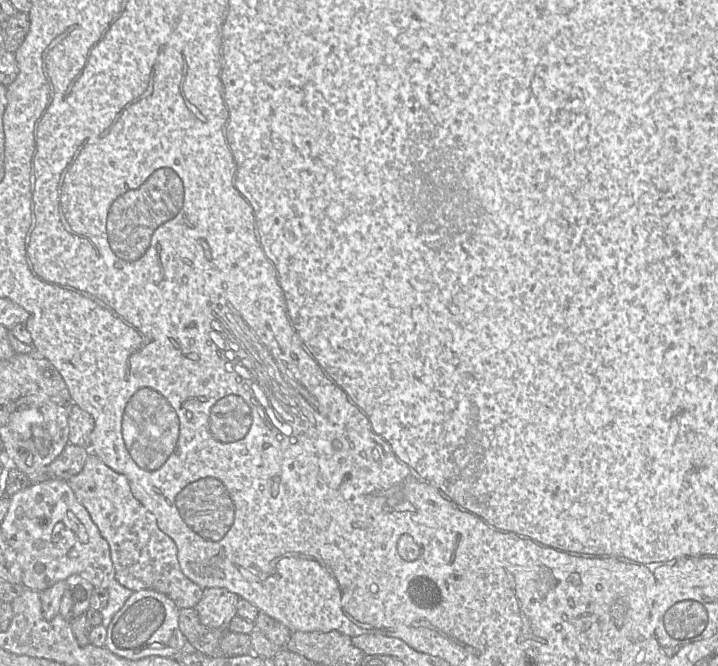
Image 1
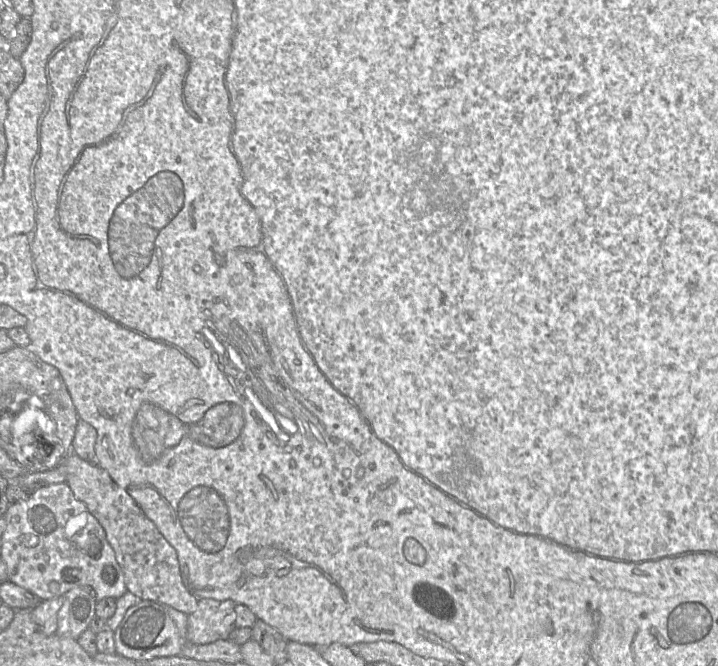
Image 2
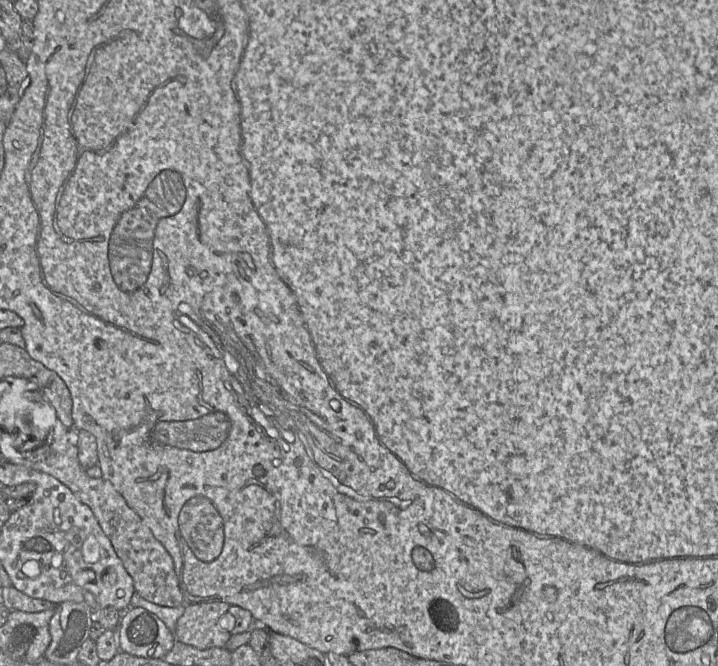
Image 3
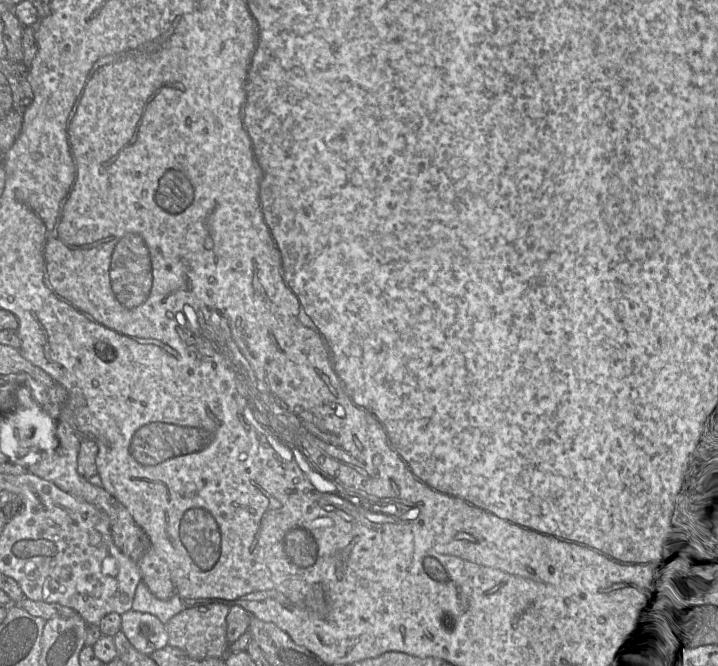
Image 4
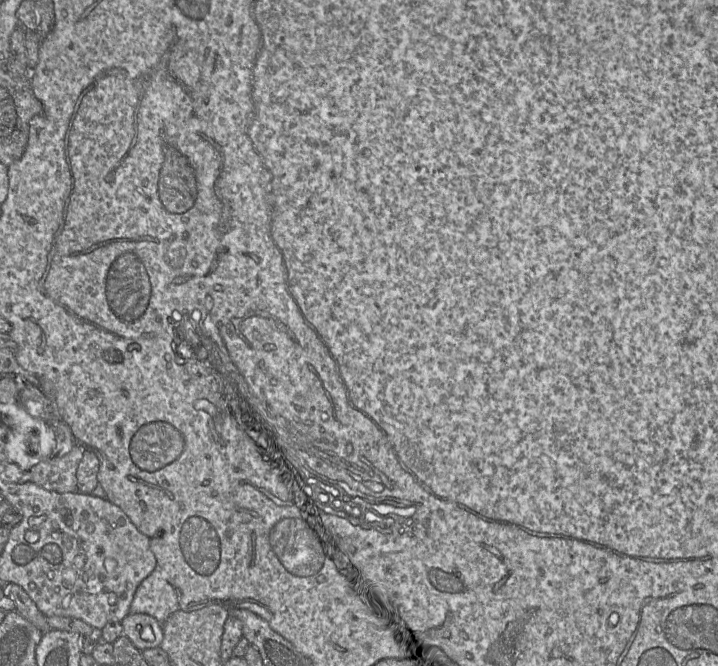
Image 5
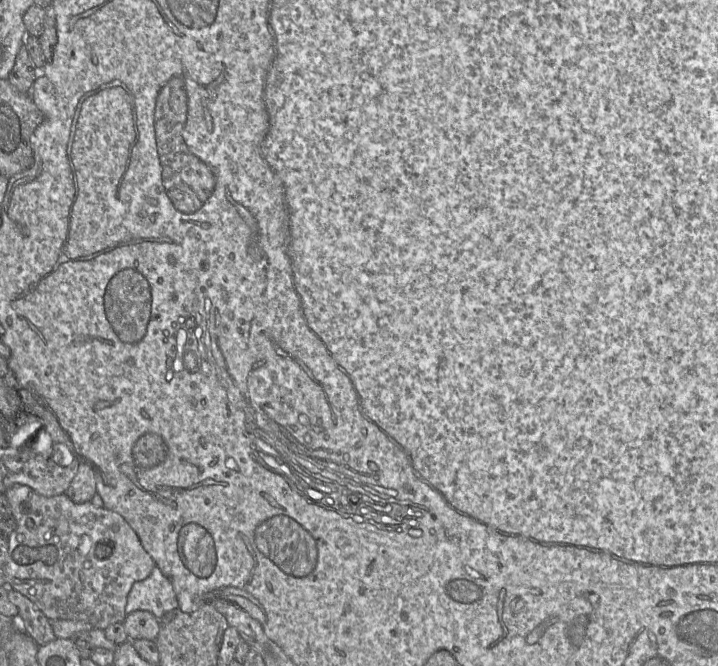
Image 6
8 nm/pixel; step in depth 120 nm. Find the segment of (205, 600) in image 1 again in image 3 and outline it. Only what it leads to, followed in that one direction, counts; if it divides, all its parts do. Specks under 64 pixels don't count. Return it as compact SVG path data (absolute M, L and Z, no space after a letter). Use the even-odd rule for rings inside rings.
M224 601L185 604L185 611L176 623L176 641L201 650L225 647L235 625L229 606Z

